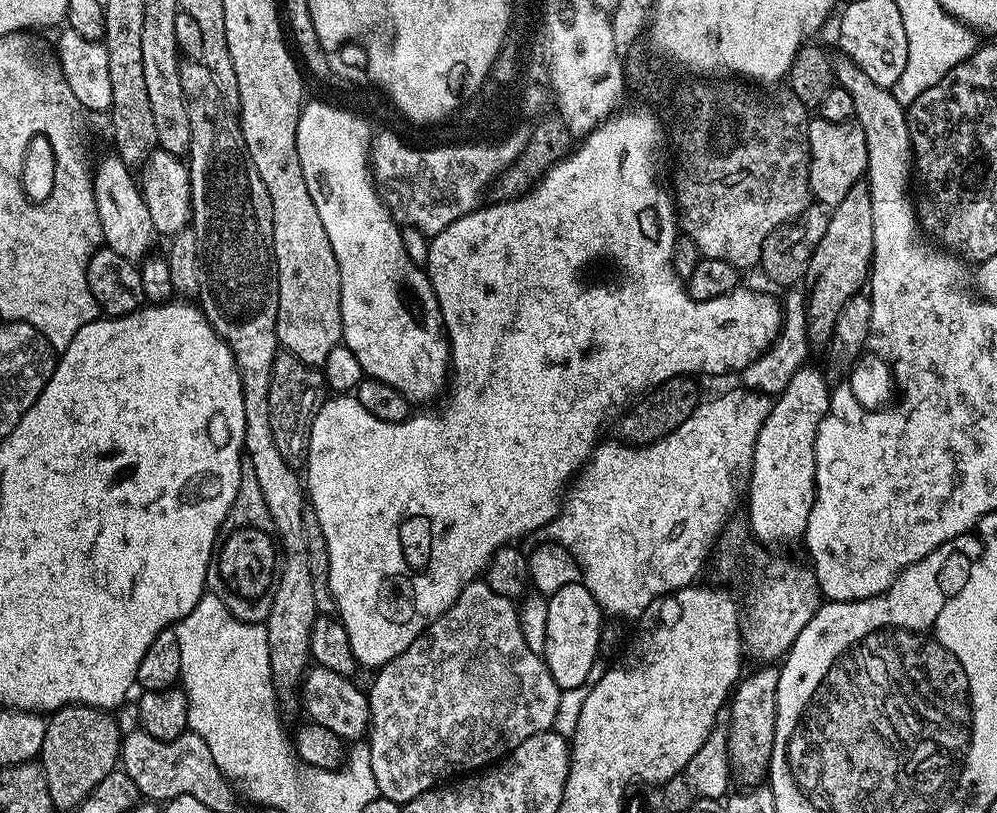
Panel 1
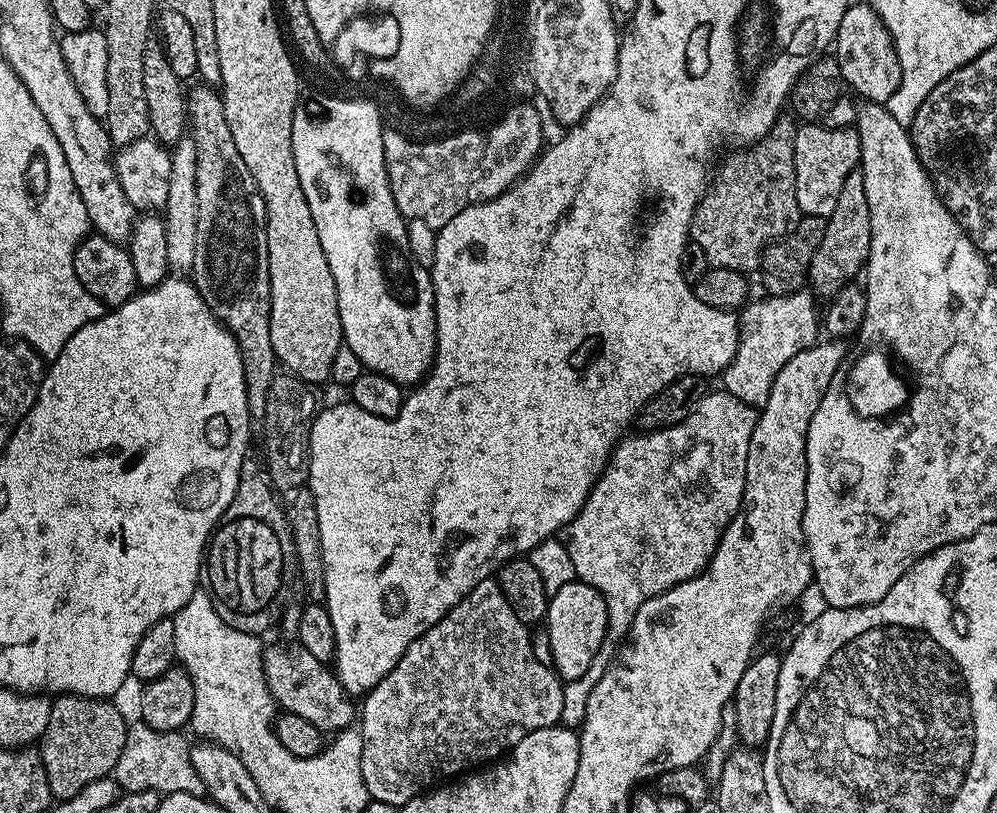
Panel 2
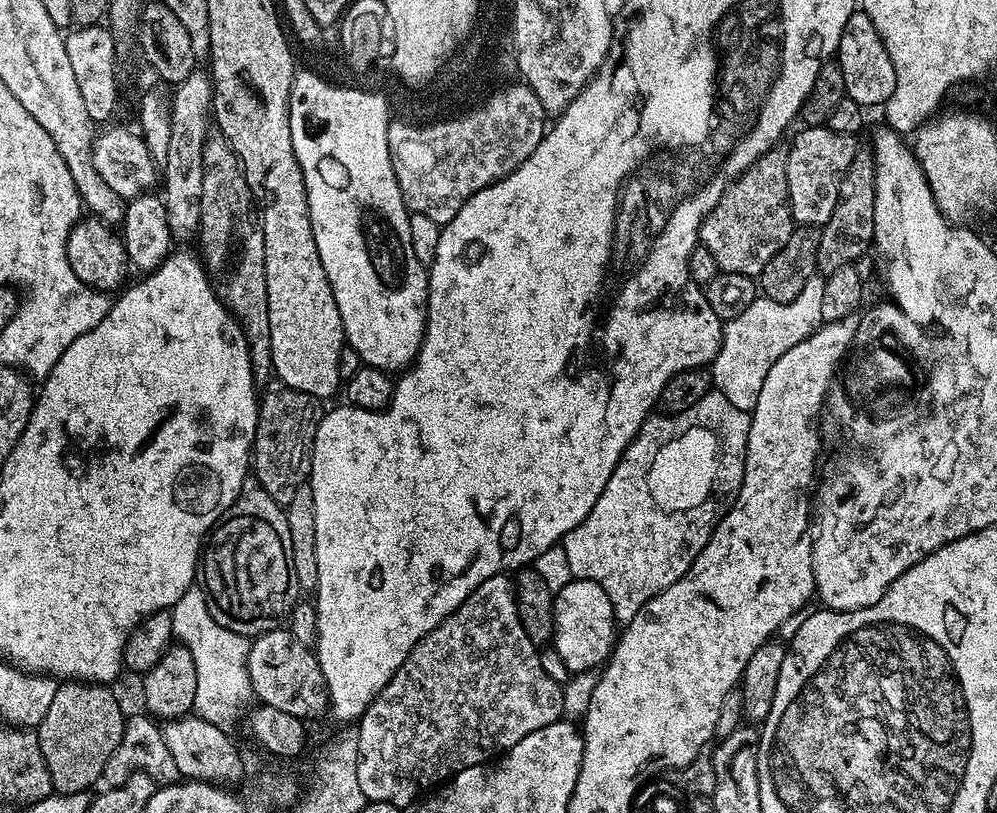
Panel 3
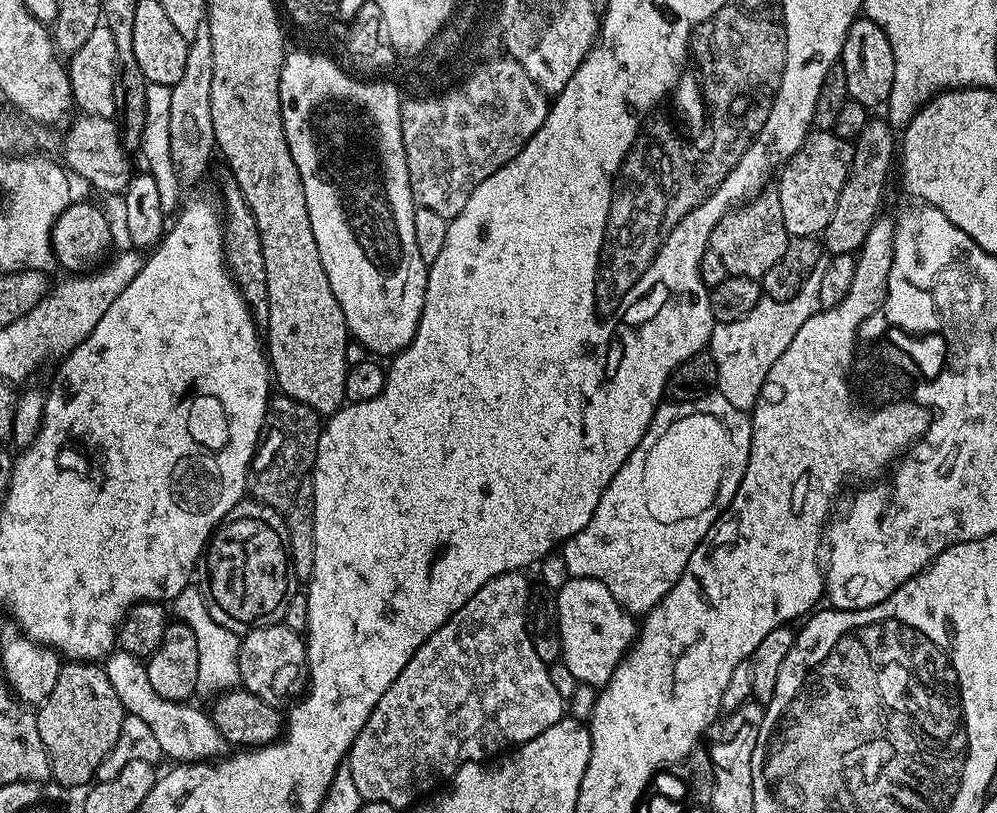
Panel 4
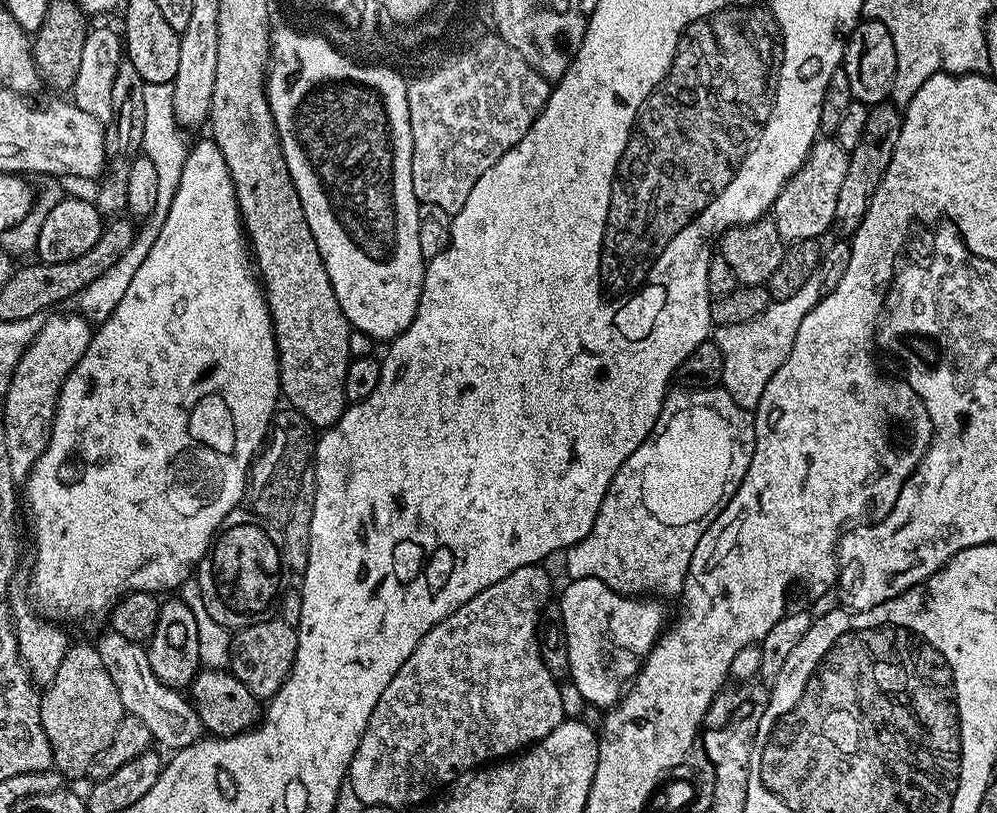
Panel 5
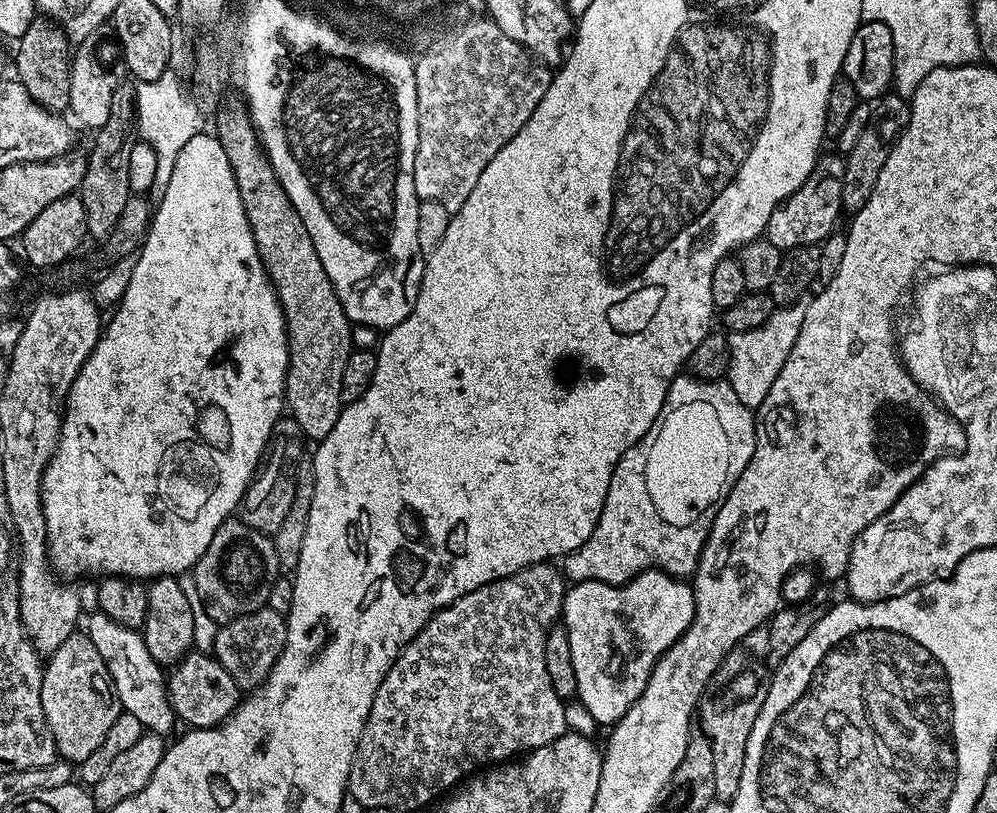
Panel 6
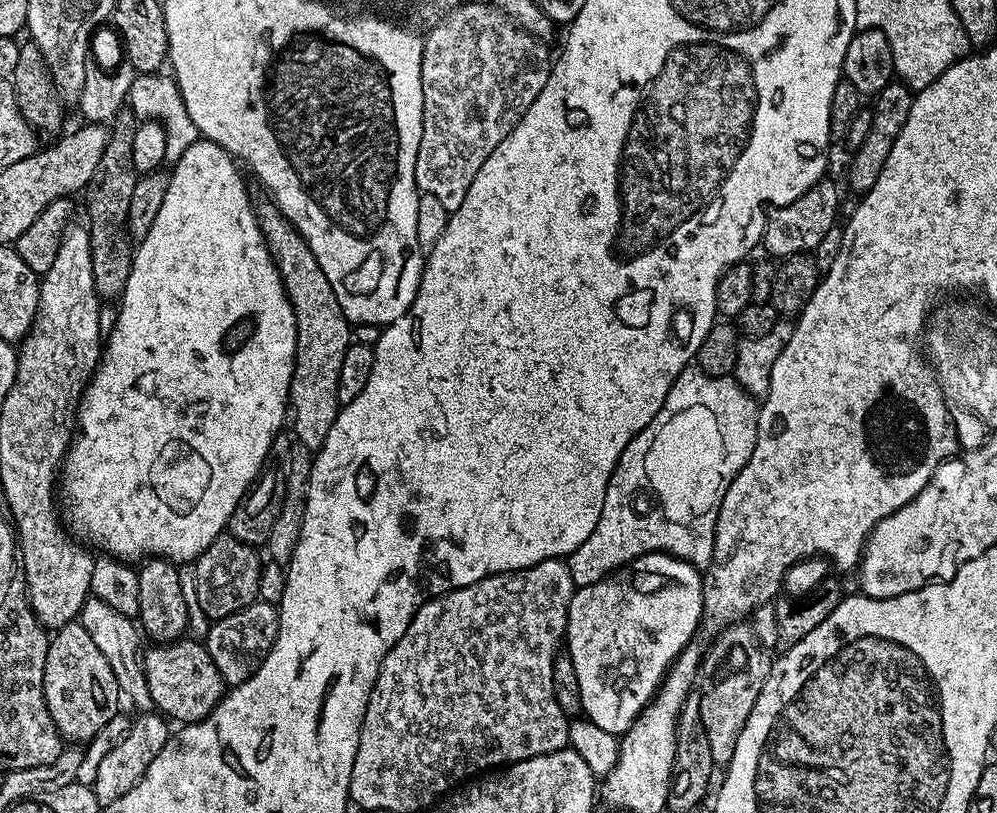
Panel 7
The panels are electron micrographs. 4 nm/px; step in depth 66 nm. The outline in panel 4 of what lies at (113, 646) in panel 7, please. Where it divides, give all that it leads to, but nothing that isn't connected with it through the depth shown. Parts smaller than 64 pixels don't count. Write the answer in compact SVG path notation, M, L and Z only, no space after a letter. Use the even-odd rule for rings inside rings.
M116 650L103 661L102 667L110 678L110 686L117 690L118 700L122 702L125 713L142 718L167 759L170 757L175 763L201 763L221 759L229 753L228 741L214 726L211 715L205 709L202 711L188 702L164 699L155 693L141 657Z

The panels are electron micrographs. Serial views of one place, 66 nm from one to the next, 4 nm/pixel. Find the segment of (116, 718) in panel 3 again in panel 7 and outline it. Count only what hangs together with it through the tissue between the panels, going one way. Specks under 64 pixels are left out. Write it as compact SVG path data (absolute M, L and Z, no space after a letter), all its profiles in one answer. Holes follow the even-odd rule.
M73 622L55 629L51 633L46 650L44 667L44 697L54 718L54 726L68 742L87 742L110 722L110 718L121 715L122 693L106 662L106 654L98 650L86 626Z

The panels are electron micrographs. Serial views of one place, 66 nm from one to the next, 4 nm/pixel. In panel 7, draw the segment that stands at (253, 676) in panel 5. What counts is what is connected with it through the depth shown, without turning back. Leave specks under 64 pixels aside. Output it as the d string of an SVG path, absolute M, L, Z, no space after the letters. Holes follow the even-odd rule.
M257 600L226 618L213 621L204 637L204 645L214 666L222 674L225 685L236 687L256 672L272 648L280 629L279 609L270 603Z

